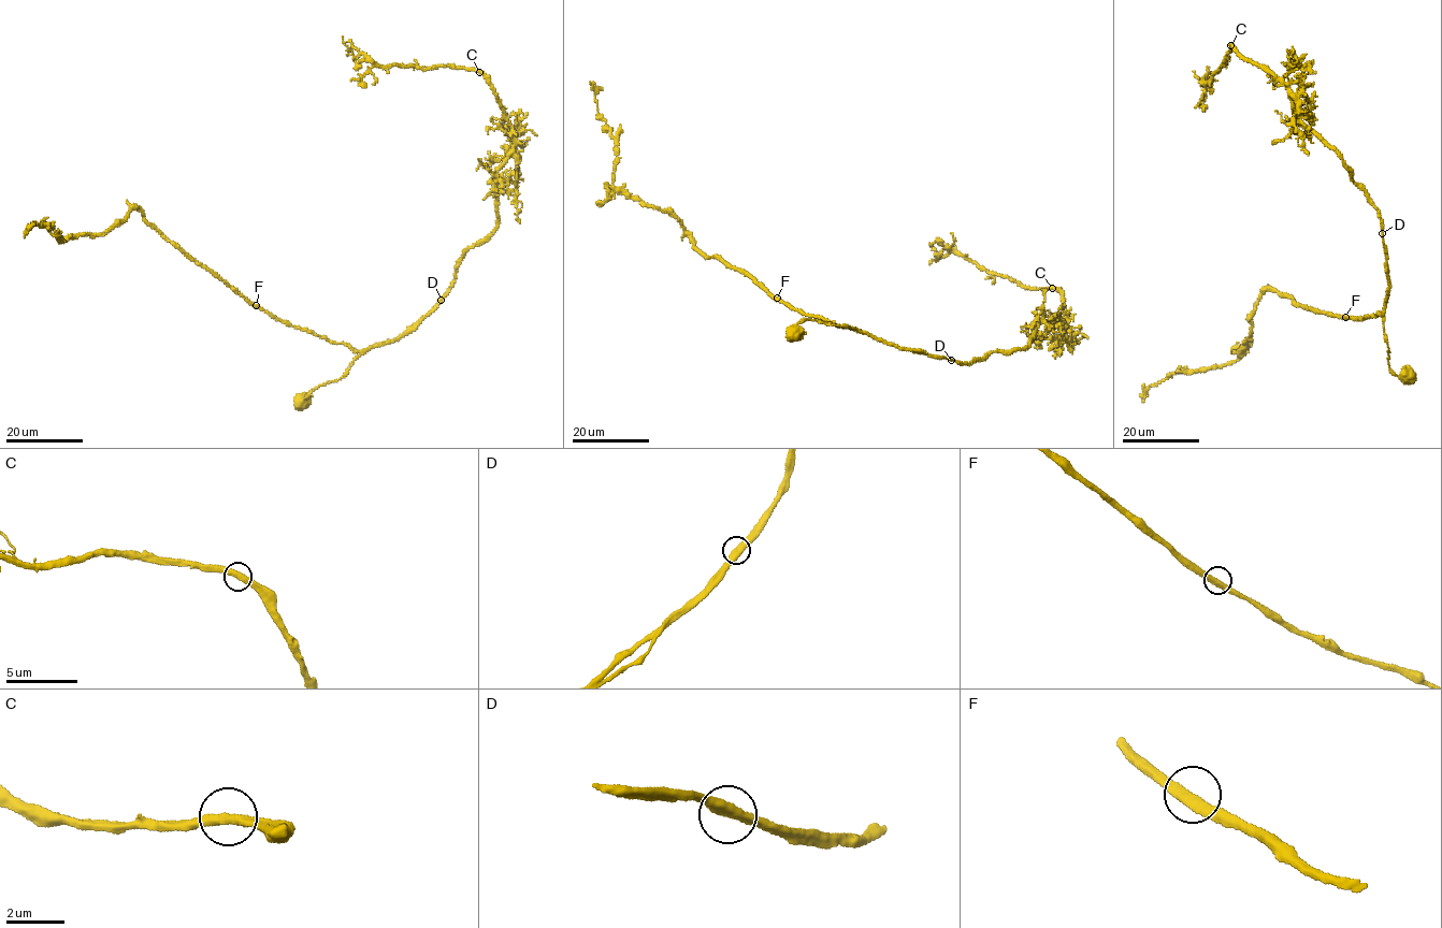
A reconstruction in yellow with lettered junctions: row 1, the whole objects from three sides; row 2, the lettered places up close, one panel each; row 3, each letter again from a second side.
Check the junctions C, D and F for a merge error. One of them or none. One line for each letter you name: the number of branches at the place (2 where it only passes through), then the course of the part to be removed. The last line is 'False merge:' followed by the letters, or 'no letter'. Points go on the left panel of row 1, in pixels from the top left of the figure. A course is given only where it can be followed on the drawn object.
False merge: no letter

